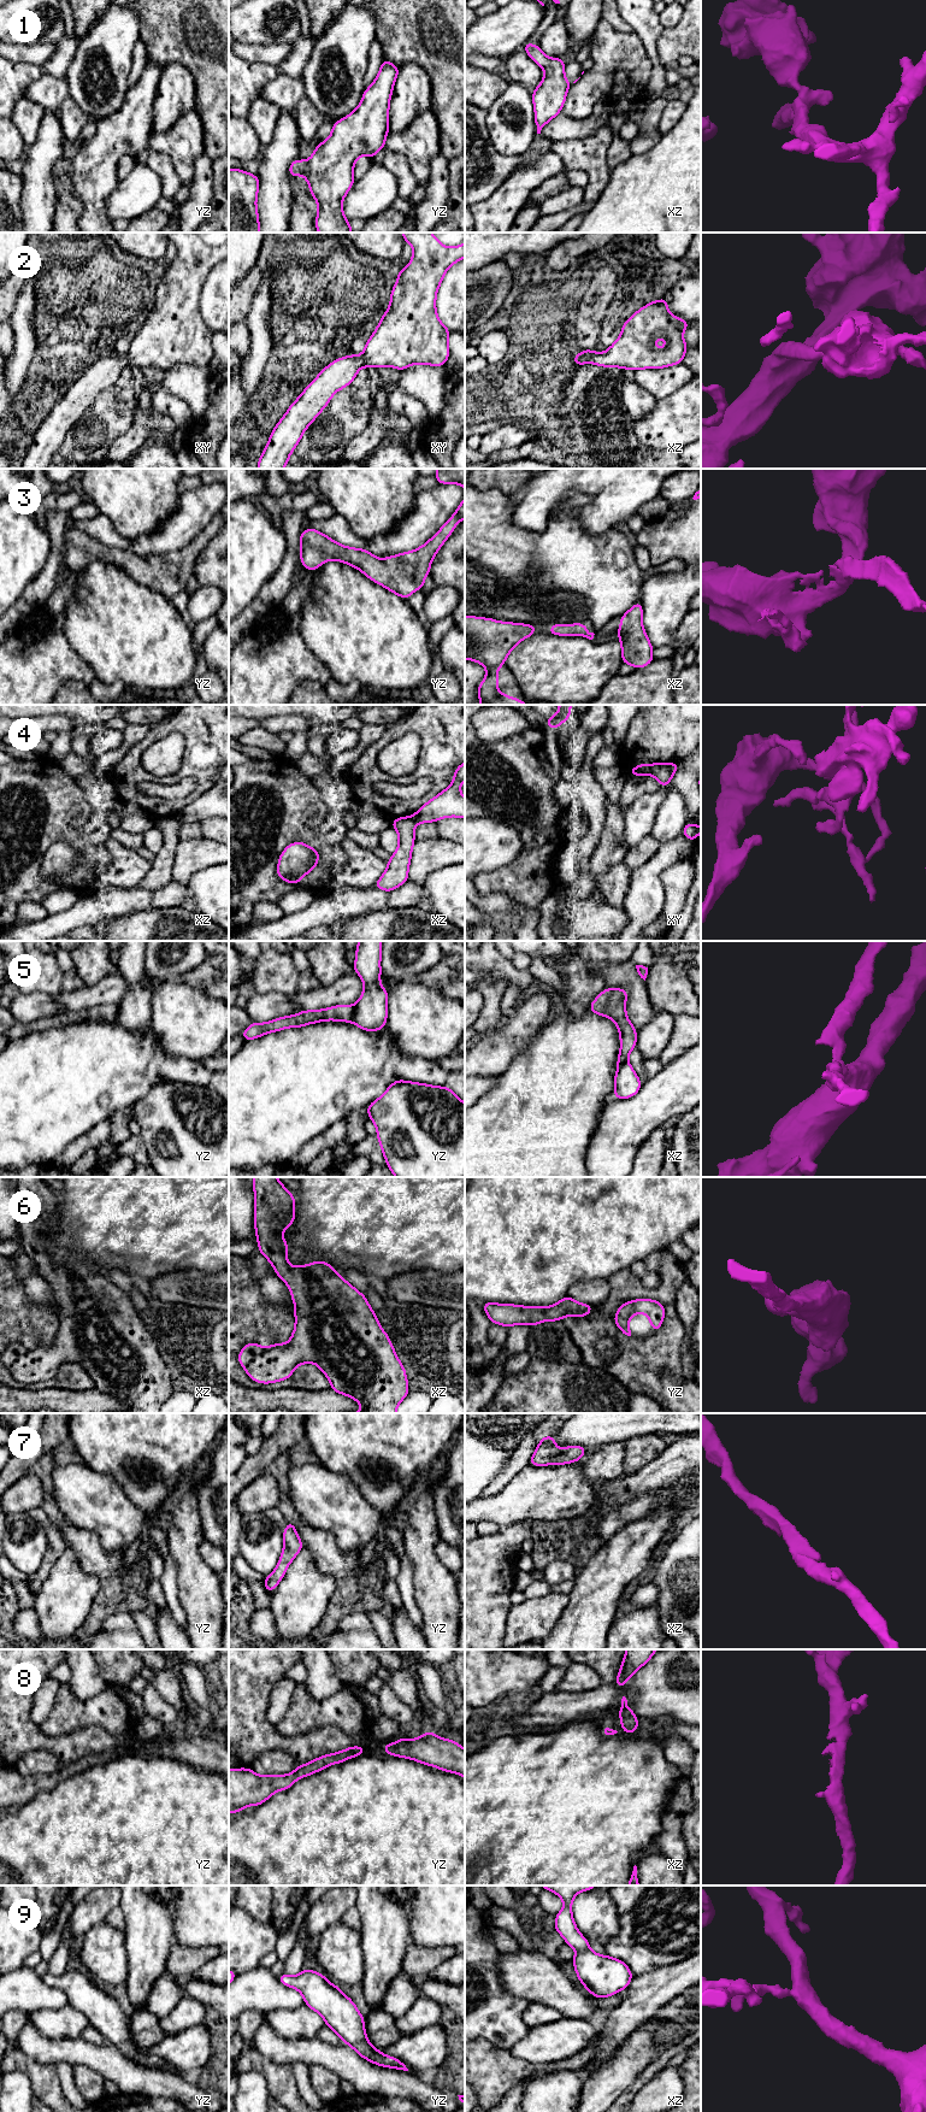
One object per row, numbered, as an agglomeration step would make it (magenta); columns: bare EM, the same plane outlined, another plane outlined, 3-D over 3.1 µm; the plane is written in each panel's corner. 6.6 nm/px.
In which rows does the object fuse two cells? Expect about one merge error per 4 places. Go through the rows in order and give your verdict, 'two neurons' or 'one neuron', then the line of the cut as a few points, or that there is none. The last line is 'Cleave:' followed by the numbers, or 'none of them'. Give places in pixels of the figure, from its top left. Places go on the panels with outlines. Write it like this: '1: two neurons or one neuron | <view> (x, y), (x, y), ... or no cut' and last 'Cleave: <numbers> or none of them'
1: one neuron | no cut
2: one neuron | no cut
3: one neuron | no cut
4: two neurons | xy (654, 765), (650, 774)
5: two neurons | yz (354, 1006), (349, 1021)
6: one neuron | no cut
7: one neuron | no cut
8: one neuron | no cut
9: one neuron | no cut
Cleave: 4, 5

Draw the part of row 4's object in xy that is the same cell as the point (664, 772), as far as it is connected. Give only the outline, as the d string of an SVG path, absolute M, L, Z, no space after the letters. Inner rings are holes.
M656 763L653 766L651 775L660 783L661 788L666 788L672 780L673 775L679 767L678 763Z

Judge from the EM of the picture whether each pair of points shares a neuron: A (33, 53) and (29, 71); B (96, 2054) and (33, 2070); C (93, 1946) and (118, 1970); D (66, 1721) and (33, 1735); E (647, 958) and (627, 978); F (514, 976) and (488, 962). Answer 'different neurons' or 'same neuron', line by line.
A: different neurons
B: different neurons
C: same neuron
D: different neurons
E: different neurons
F: same neuron

